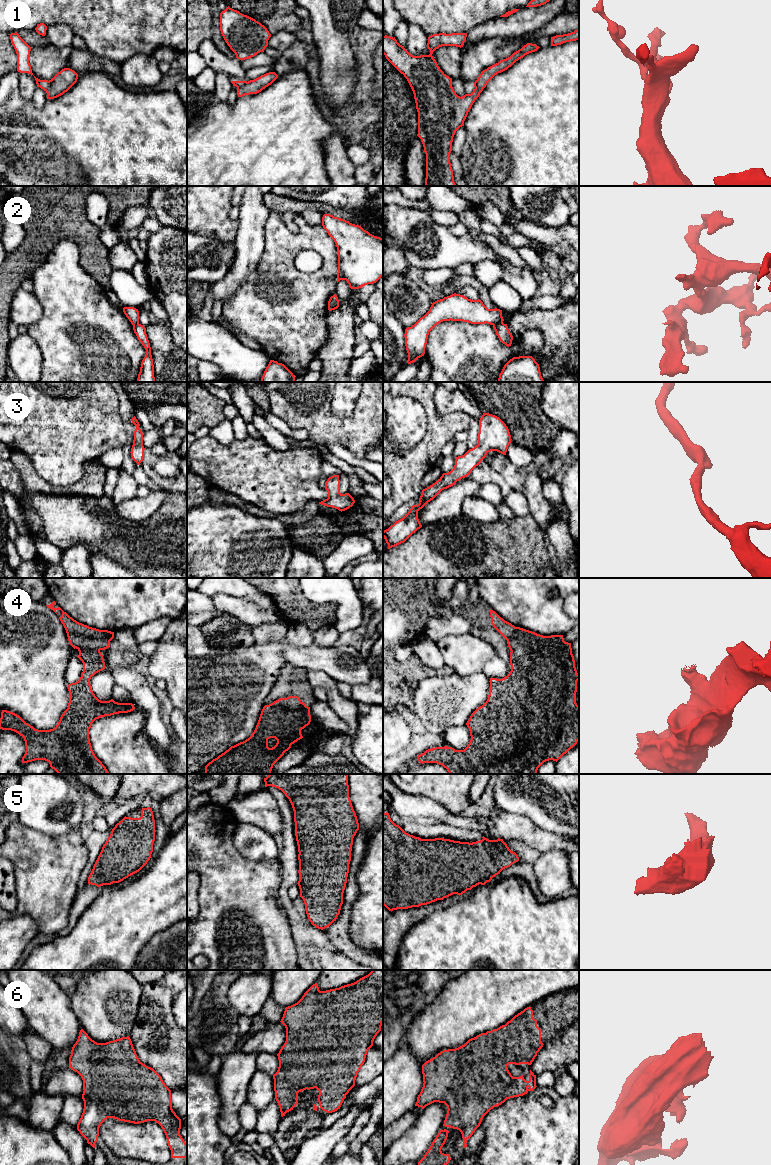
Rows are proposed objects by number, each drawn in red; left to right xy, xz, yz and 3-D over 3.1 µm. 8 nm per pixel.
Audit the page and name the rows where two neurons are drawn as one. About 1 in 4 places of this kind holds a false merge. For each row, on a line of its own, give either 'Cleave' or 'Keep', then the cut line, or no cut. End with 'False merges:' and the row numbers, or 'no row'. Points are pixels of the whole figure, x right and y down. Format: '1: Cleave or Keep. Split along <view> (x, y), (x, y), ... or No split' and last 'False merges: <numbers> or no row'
1: Cleave. Split along xy (49, 81), (49, 87), (46, 91)
2: Cleave. Split along yz (502, 322), (493, 325)
3: Keep. No split
4: Cleave. Split along xy (67, 633), (87, 636), (109, 636), (112, 638)
5: Keep. No split
6: Keep. No split
False merges: 1, 2, 4

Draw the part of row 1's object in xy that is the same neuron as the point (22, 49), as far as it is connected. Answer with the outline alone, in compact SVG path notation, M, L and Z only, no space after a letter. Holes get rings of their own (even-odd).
M17 32L10 34L11 43L17 54L17 71L20 73L28 73L33 75L29 56L31 47L19 36ZM33 75L34 76L34 75ZM34 76L37 87L47 91L50 87L48 80L40 80Z

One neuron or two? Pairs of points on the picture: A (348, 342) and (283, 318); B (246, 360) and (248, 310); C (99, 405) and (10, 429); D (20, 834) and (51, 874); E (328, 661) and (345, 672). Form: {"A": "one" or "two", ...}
{"A": "two", "B": "two", "C": "one", "D": "one", "E": "one"}

